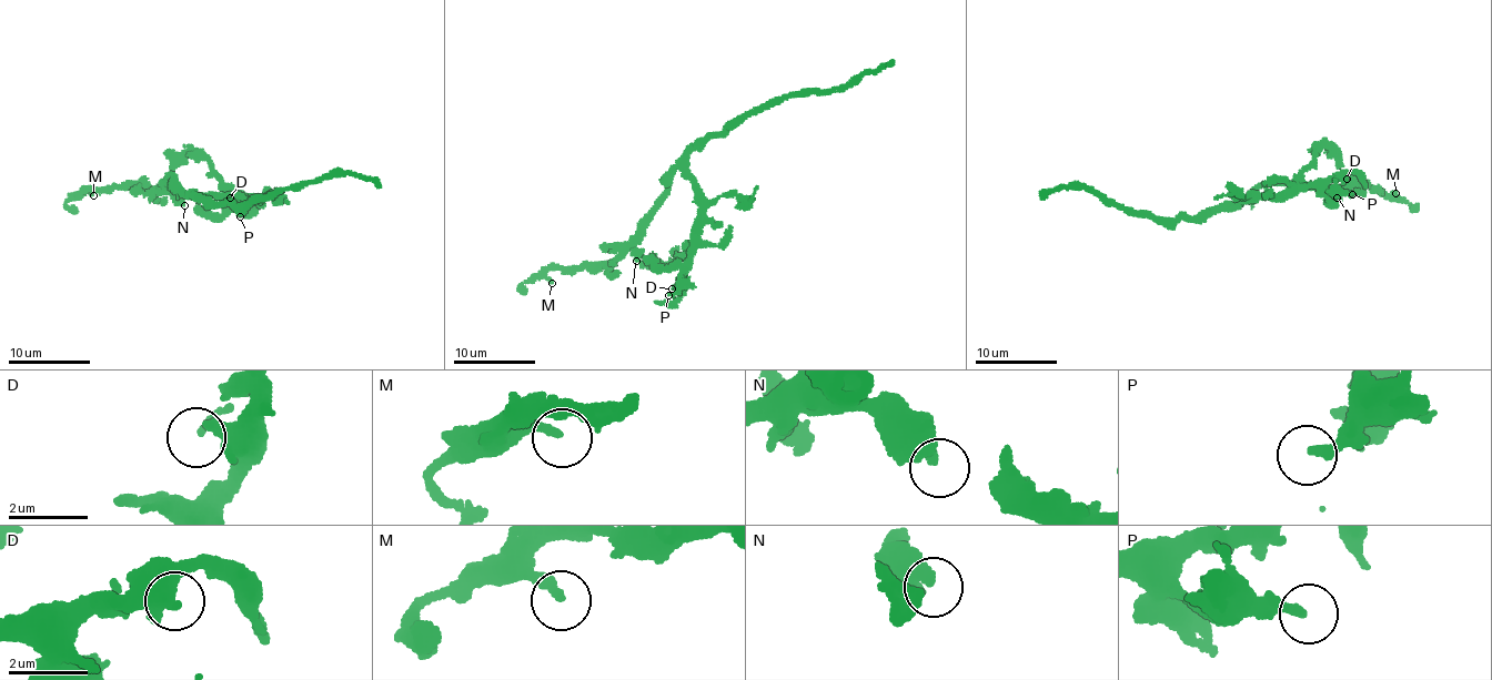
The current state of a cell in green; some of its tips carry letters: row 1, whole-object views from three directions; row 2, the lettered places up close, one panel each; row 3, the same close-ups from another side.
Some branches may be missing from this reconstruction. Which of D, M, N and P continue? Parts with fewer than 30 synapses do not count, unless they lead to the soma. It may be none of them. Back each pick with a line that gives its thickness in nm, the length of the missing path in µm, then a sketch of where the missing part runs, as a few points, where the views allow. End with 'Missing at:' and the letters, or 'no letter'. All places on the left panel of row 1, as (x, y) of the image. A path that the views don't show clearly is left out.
M: 220 nm | 6 µm | (93, 195), (89, 198), (77, 192), (79, 183), (87, 183)
Missing at: M

